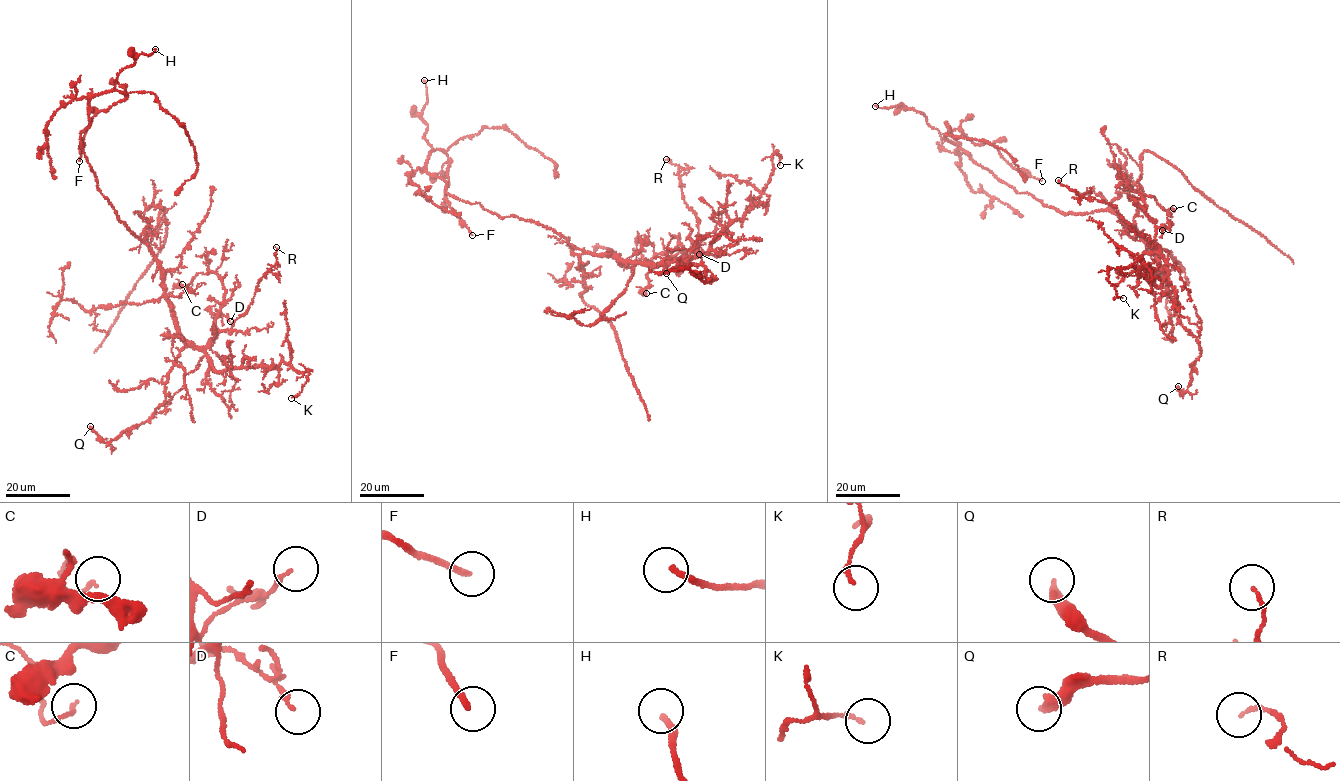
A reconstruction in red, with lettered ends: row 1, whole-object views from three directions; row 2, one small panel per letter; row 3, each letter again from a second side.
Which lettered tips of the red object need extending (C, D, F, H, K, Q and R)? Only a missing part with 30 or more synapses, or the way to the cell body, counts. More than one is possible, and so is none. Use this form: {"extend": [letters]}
{"extend": []}

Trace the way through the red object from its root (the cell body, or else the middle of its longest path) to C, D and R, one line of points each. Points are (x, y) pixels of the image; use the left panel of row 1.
C: (123, 222), (158, 264), (177, 330), (205, 347), (224, 300), (222, 281), (210, 271), (182, 284)
D: (123, 222), (150, 247), (175, 325), (184, 339), (205, 347), (214, 336), (216, 315), (221, 313), (230, 321)
R: (123, 222), (149, 247), (158, 264), (177, 330), (201, 347), (246, 313), (258, 282), (277, 263), (276, 247)

